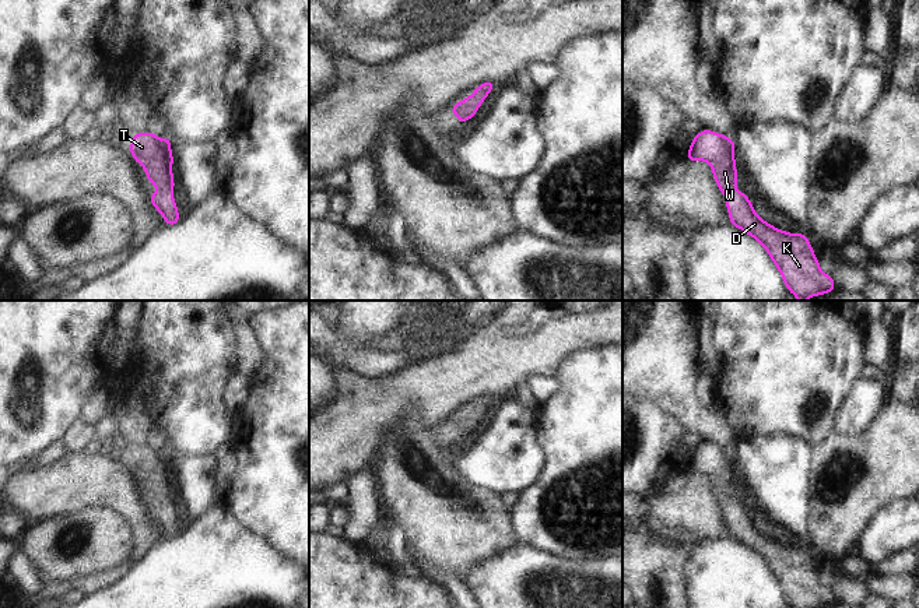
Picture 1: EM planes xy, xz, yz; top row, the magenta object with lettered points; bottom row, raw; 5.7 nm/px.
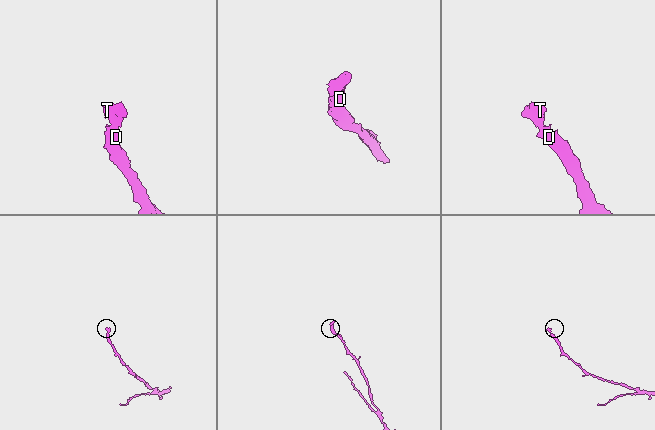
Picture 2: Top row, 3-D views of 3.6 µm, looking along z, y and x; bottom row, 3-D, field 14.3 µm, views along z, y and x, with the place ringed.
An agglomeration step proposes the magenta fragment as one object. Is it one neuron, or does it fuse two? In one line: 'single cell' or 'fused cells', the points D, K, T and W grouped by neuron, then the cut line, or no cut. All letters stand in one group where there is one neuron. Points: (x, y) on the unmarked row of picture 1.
single cell; groups D K T W; cut none

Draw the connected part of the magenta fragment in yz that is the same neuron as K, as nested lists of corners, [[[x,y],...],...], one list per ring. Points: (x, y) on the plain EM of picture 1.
[[[704,442],[690,458],[687,474],[711,478],[715,495],[726,510],[730,538],[753,549],[768,565],[788,604],[793,608],[824,608],[836,601],[834,591],[821,584],[806,547],[790,547],[765,535],[743,505],[734,505],[737,482],[734,451]]]

